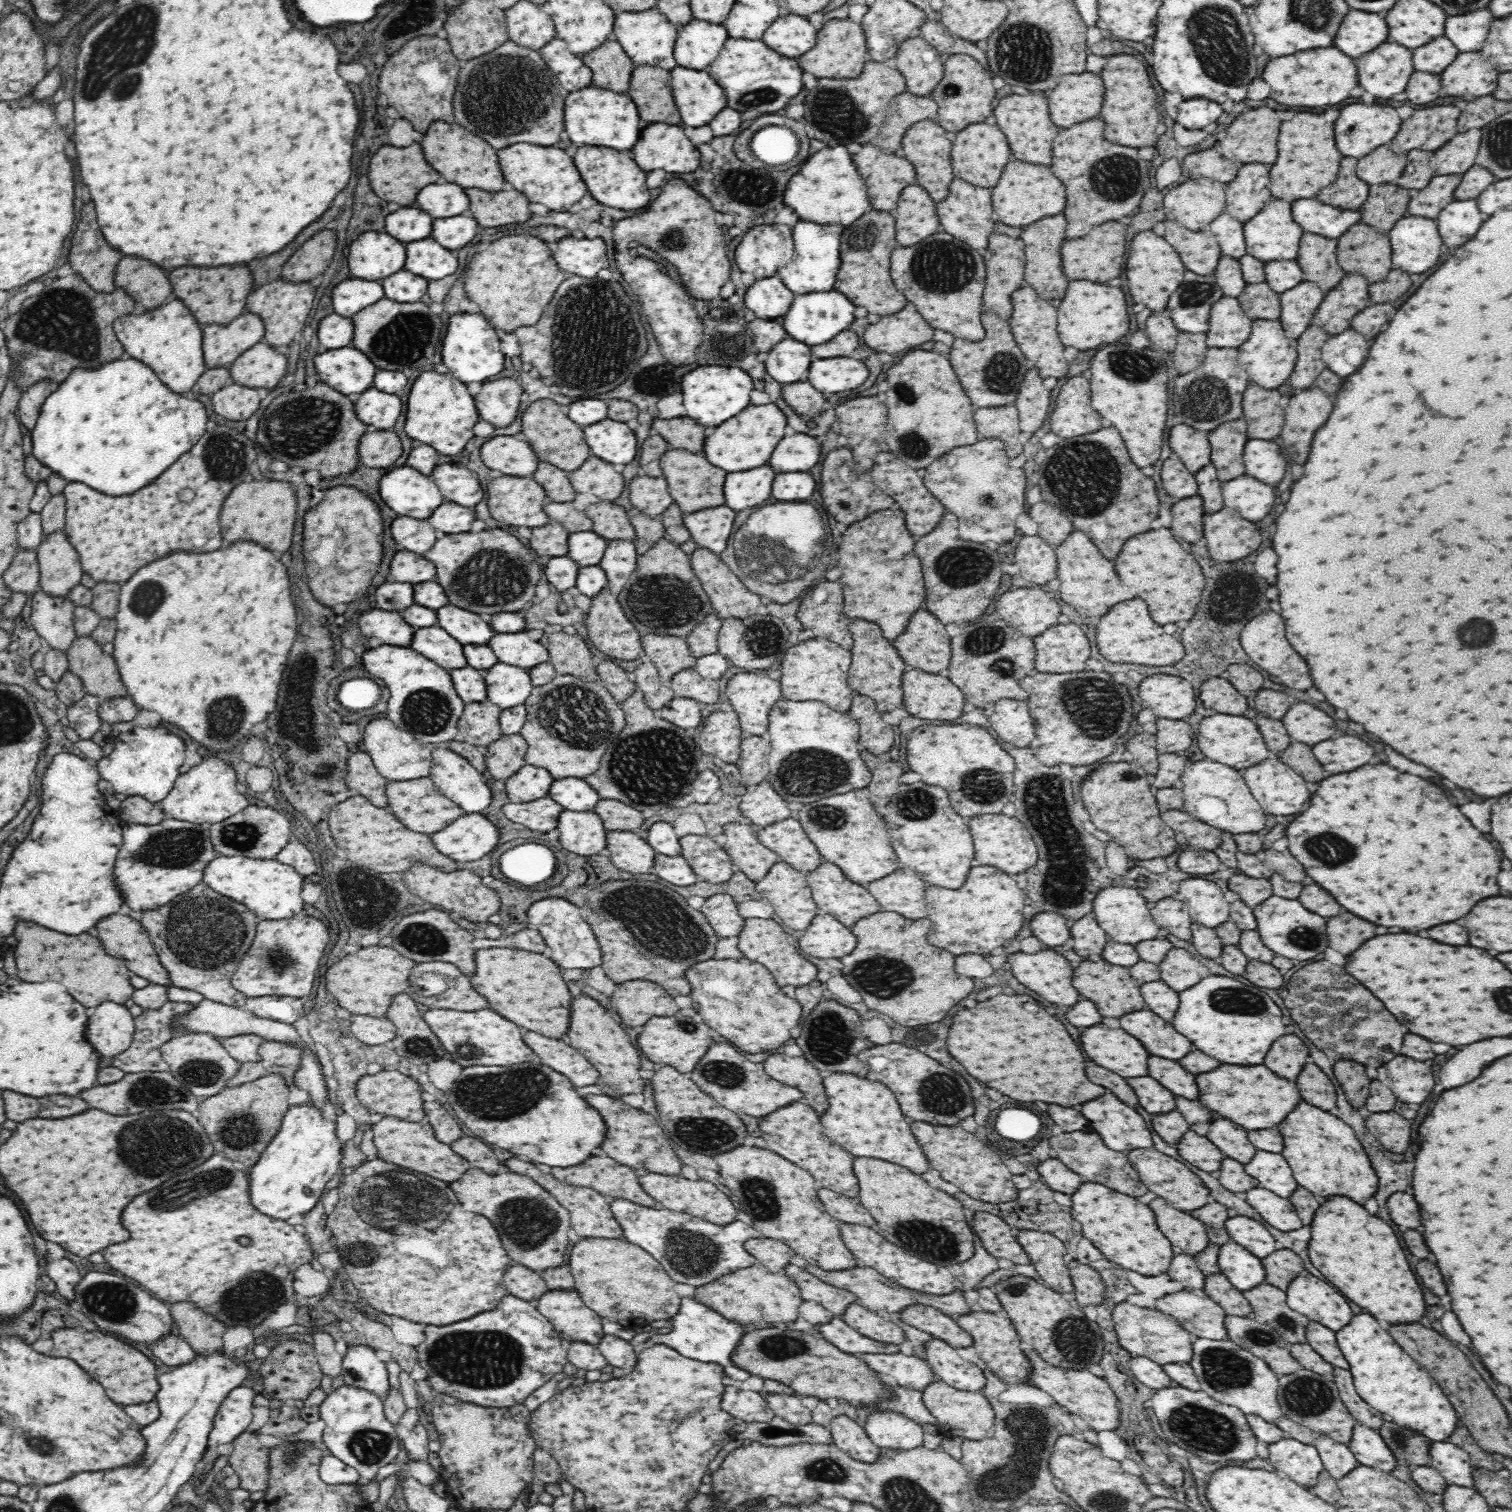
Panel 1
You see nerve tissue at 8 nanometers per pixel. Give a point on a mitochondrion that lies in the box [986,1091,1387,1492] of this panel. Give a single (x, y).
(1207, 1432)

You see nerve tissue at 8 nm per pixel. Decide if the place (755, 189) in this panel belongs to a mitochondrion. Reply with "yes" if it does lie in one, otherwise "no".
yes

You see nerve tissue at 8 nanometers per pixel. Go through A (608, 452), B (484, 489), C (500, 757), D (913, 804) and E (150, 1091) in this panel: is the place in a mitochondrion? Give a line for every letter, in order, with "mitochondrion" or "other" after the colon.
A: other
B: other
C: other
D: mitochondrion
E: mitochondrion

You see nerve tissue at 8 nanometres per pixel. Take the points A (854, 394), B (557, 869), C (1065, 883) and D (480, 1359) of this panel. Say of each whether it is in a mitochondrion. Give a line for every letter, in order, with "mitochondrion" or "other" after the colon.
A: other
B: other
C: mitochondrion
D: mitochondrion

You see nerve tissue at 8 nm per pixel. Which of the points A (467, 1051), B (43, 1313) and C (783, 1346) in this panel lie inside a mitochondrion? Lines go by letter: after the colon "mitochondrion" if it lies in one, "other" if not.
A: mitochondrion
B: other
C: mitochondrion

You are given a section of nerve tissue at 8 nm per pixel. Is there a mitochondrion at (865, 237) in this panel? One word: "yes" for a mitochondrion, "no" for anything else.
yes

